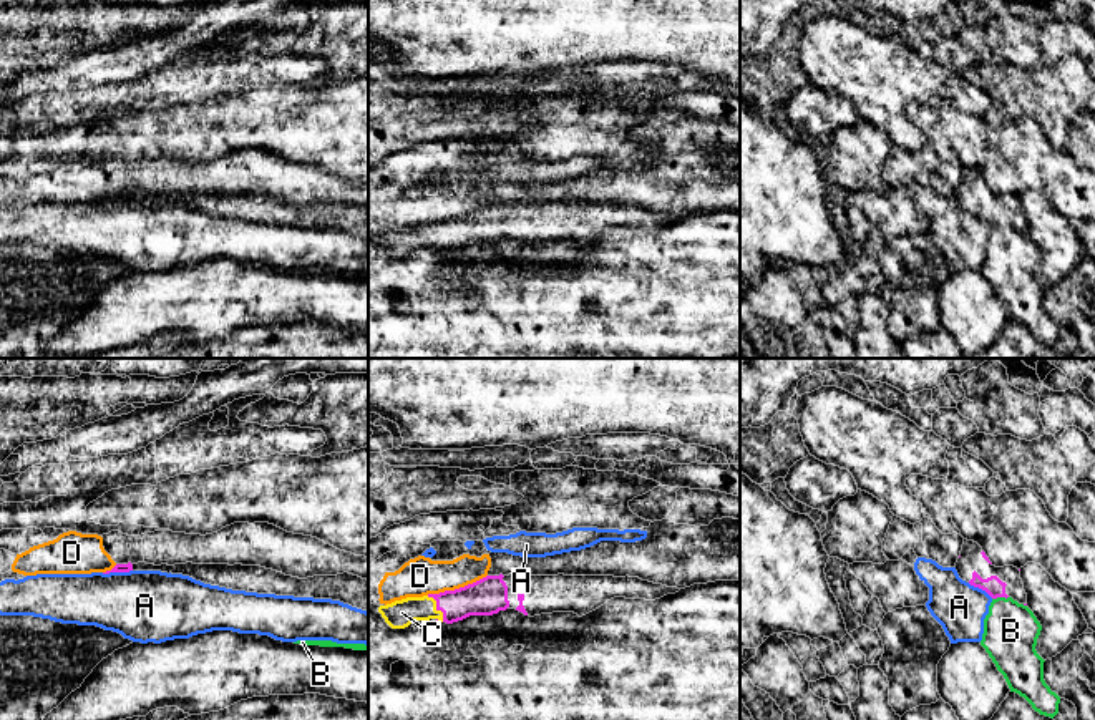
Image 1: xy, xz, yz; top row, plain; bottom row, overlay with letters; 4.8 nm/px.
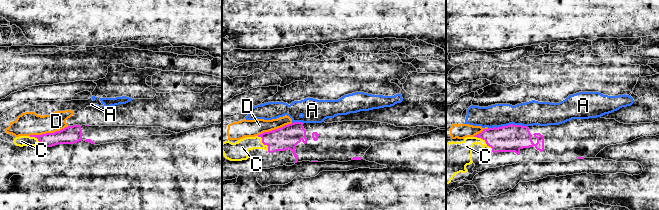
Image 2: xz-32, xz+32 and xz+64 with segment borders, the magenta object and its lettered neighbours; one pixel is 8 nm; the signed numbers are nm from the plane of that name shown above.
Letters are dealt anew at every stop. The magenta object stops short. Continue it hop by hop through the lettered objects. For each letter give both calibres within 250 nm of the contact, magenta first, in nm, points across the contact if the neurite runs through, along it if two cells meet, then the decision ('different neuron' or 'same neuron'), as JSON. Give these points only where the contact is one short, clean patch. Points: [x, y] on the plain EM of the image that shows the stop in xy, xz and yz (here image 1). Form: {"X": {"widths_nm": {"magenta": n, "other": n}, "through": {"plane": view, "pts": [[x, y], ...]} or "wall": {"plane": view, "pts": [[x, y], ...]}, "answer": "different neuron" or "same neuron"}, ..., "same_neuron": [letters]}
{"A": {"widths_nm": {"magenta": 50, "other": 360}, "answer": "different neuron"}, "B": {"widths_nm": {"magenta": 90, "other": 260}, "answer": "different neuron"}, "C": {"widths_nm": {"magenta": 180, "other": 140}, "through": {"plane": "xz", "pts": [[486, 224], [455, 234], [437, 236], [413, 236], [399, 243]]}, "answer": "same neuron"}, "D": {"widths_nm": {"magenta": 180, "other": 190}, "wall": {"plane": "xz", "pts": [[486, 203], [463, 214], [427, 223]]}, "answer": "different neuron"}, "same_neuron": ["C"]}

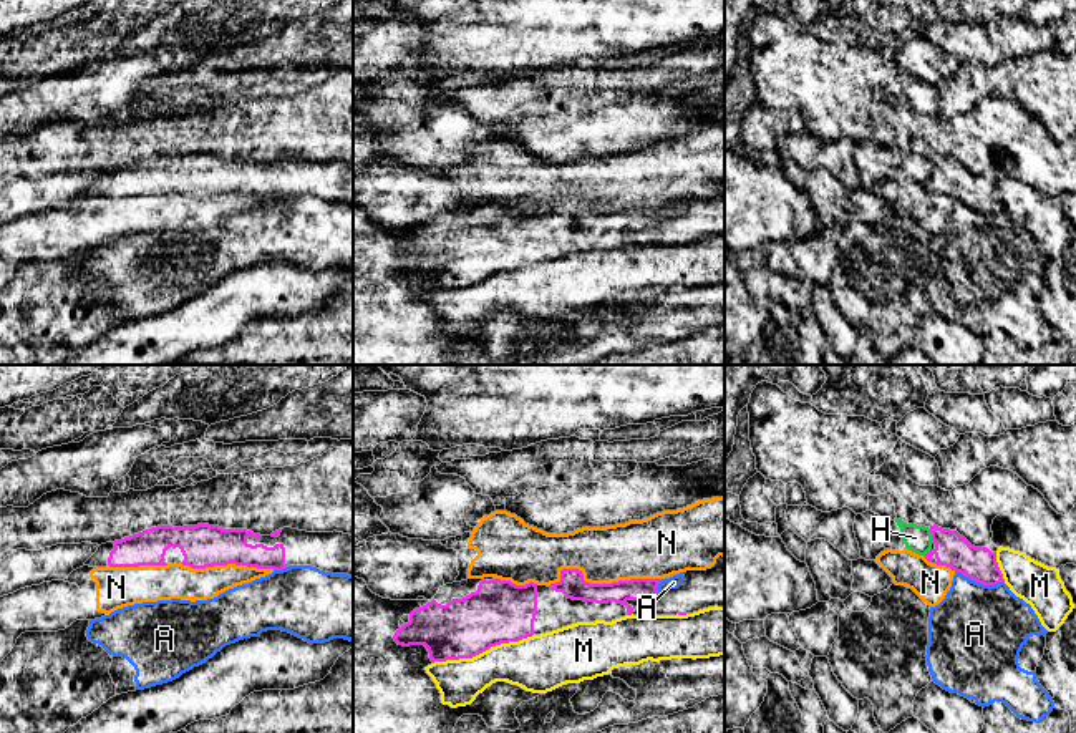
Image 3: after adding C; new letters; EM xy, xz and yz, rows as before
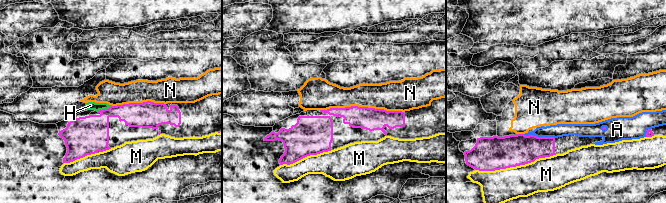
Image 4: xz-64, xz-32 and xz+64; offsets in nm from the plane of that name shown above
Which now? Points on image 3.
{"A": {"widths_nm": {"magenta": 170, "other": 460}, "answer": "different neuron"}, "H": {"widths_nm": {"magenta": 170, "other": 130}, "wall": {"plane": "yz", "pts": [[929, 158], [934, 171]]}, "answer": "different neuron"}, "M": {"widths_nm": {"magenta": 300, "other": 260}, "answer": "different neuron"}, "N": {"widths_nm": {"magenta": 120, "other": 280}, "answer": "different neuron"}, "same_neuron": []}

